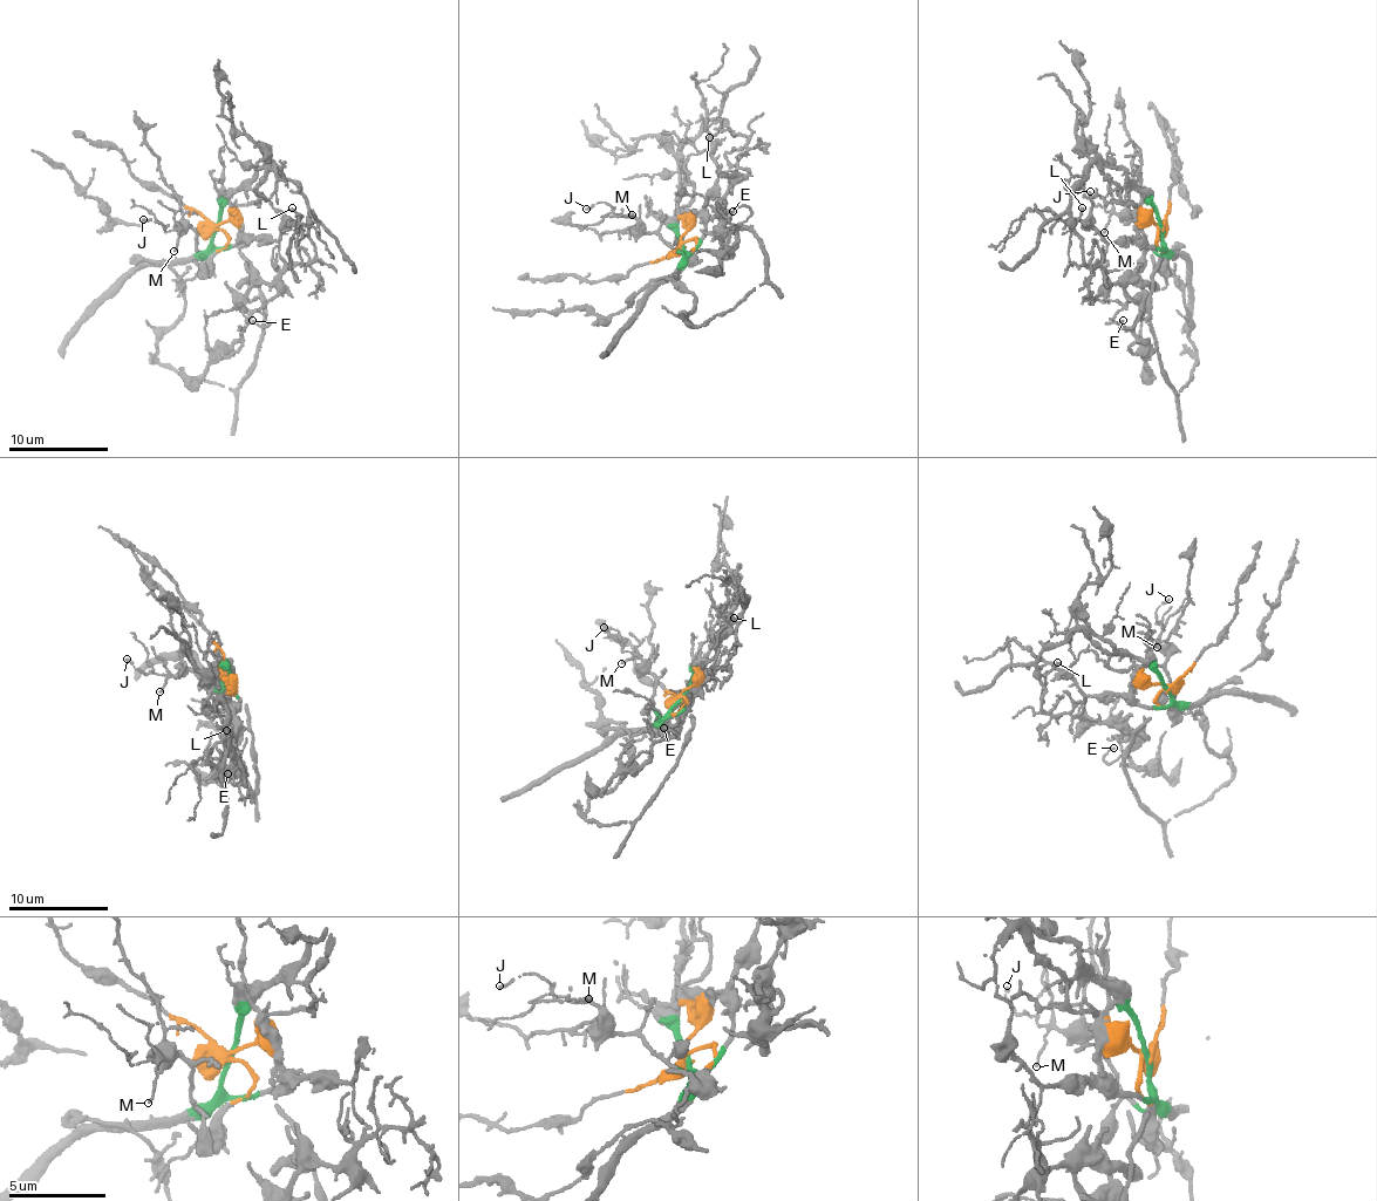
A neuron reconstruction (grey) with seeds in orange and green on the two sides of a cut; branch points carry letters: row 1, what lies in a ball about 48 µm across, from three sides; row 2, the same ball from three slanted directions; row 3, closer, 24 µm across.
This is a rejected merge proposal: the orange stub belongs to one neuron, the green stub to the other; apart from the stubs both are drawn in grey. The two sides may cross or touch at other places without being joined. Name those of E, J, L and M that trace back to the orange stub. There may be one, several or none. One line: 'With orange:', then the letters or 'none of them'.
With orange: E, L

